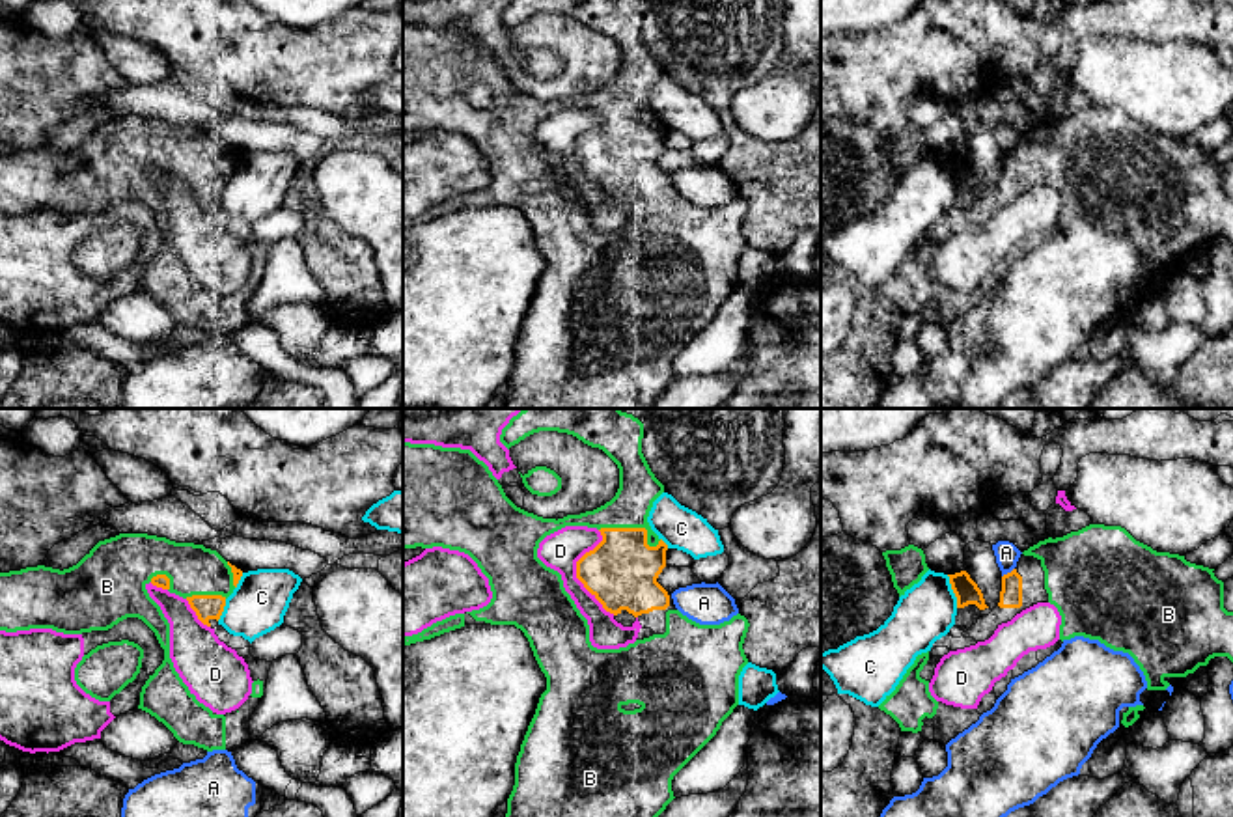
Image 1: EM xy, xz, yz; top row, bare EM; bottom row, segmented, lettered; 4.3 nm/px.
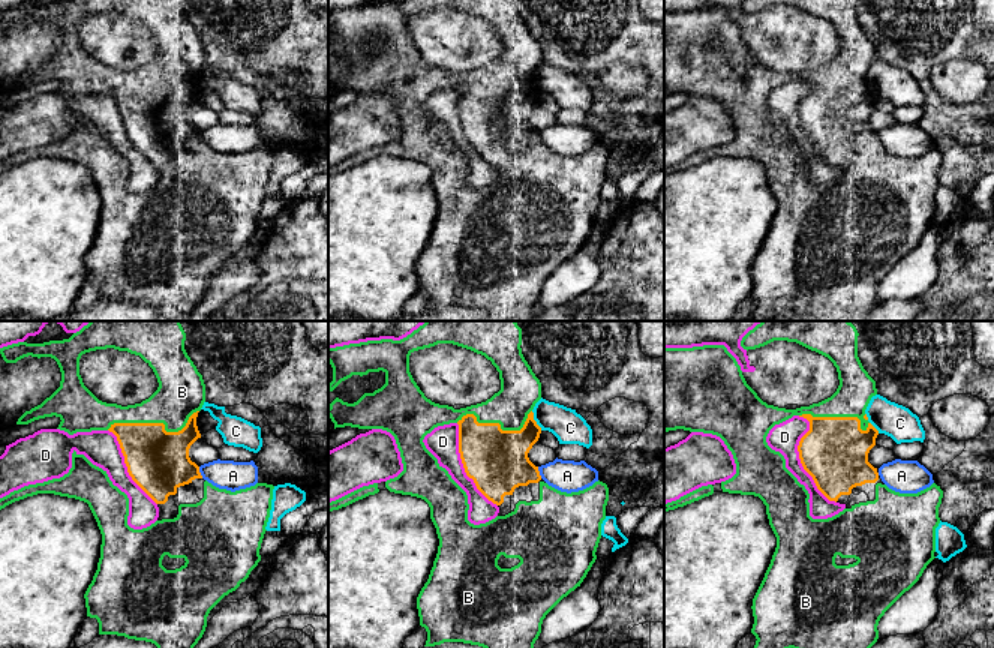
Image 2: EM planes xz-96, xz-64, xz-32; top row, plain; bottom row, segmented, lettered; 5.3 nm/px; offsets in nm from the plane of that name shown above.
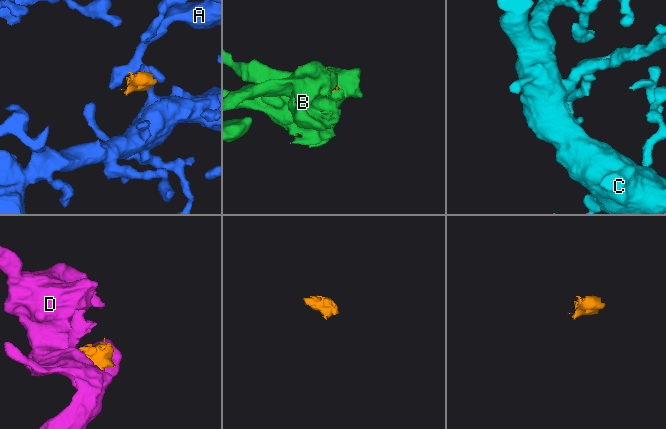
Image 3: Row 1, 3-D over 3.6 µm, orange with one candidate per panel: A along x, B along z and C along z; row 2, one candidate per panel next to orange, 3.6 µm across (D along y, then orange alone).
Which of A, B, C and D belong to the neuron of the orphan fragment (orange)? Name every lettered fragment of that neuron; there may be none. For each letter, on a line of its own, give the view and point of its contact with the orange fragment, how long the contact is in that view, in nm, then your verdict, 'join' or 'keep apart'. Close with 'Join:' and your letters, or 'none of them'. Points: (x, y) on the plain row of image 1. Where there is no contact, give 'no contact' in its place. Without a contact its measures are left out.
A: contact yz (1008, 155); length 70 nm; keep apart
B: contact xz (637, 110); length 280 nm; join
C: contact yz (954, 174); length 150 nm; keep apart
D: contact xz (577, 155); length 380 nm; keep apart
Join: B

